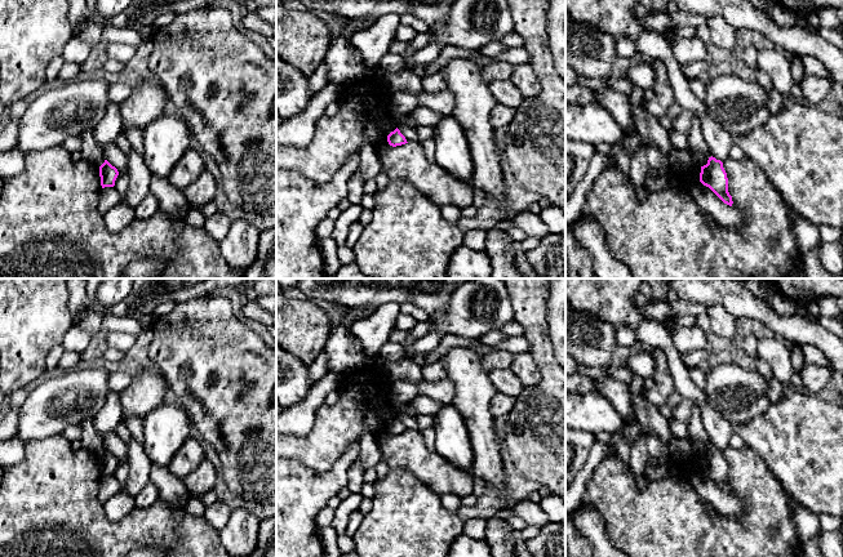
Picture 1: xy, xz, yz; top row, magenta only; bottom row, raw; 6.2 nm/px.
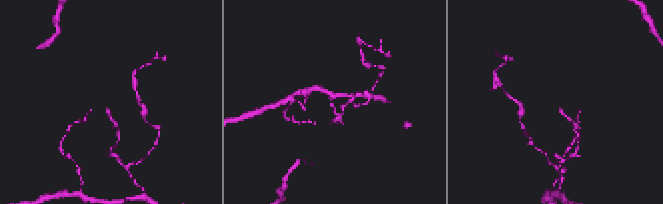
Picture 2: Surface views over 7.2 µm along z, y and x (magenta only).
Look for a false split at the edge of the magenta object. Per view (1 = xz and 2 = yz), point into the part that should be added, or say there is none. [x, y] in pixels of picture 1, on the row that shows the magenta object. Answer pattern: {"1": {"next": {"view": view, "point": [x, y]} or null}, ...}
{"1": {"next": null}, "2": {"next": null}}

